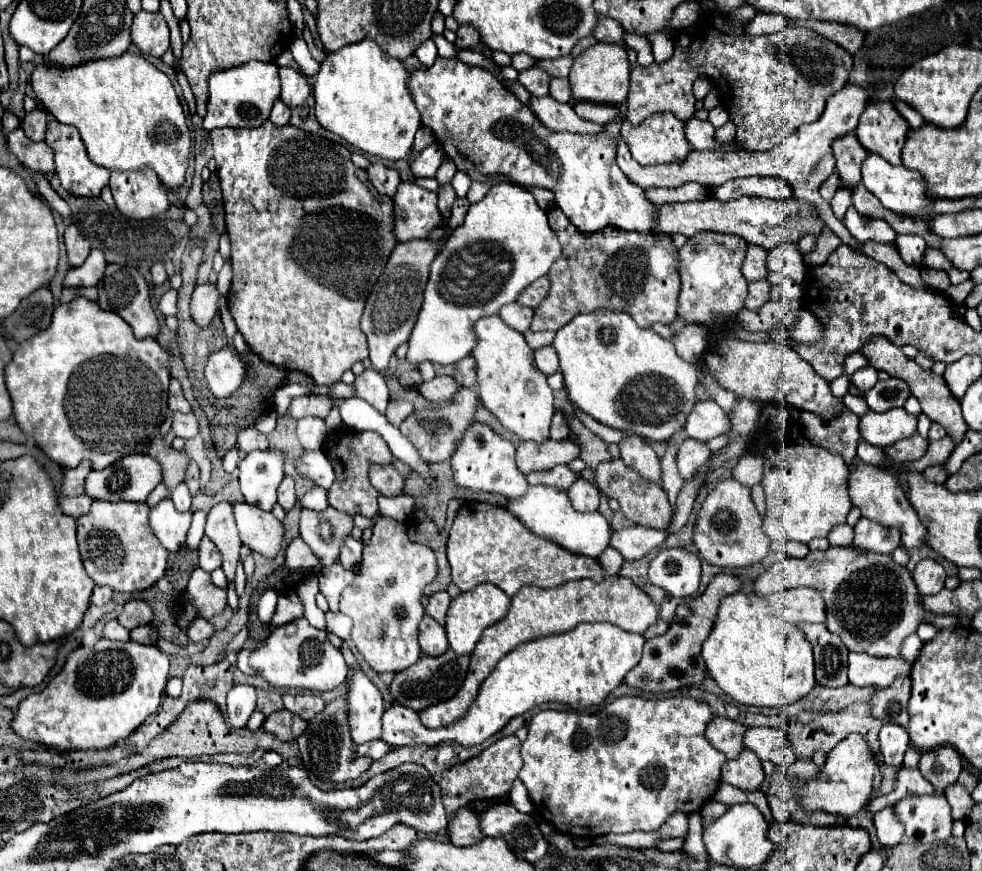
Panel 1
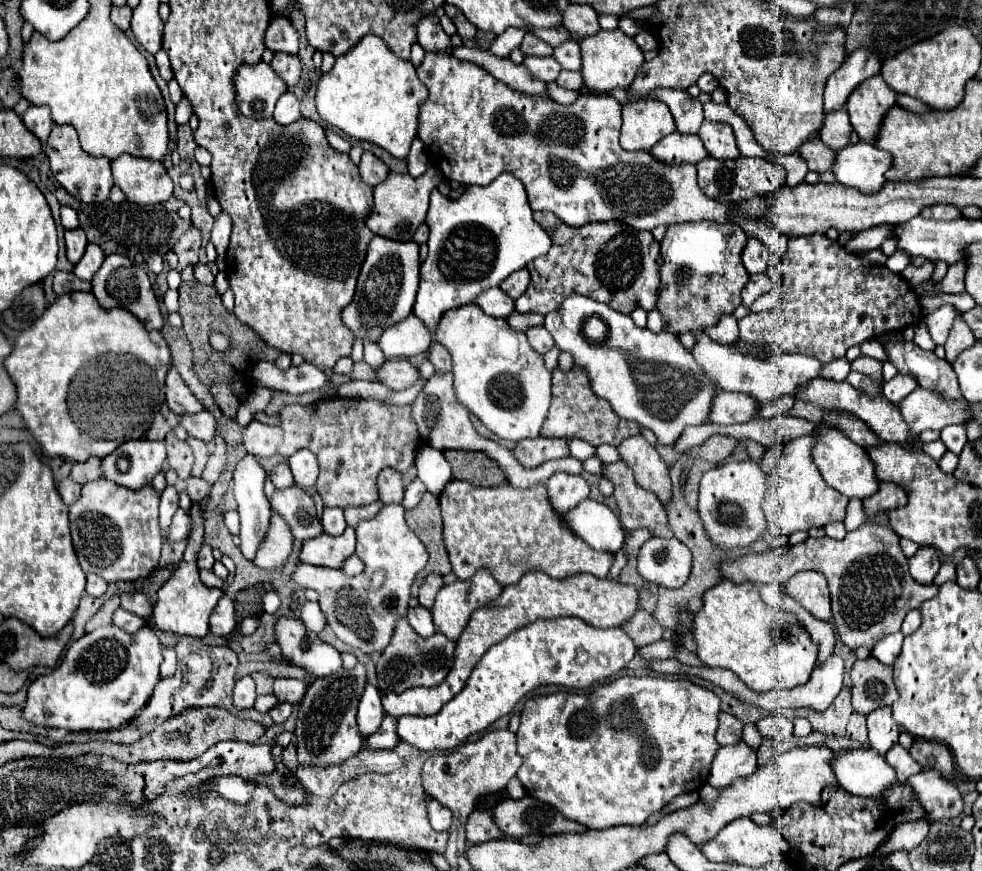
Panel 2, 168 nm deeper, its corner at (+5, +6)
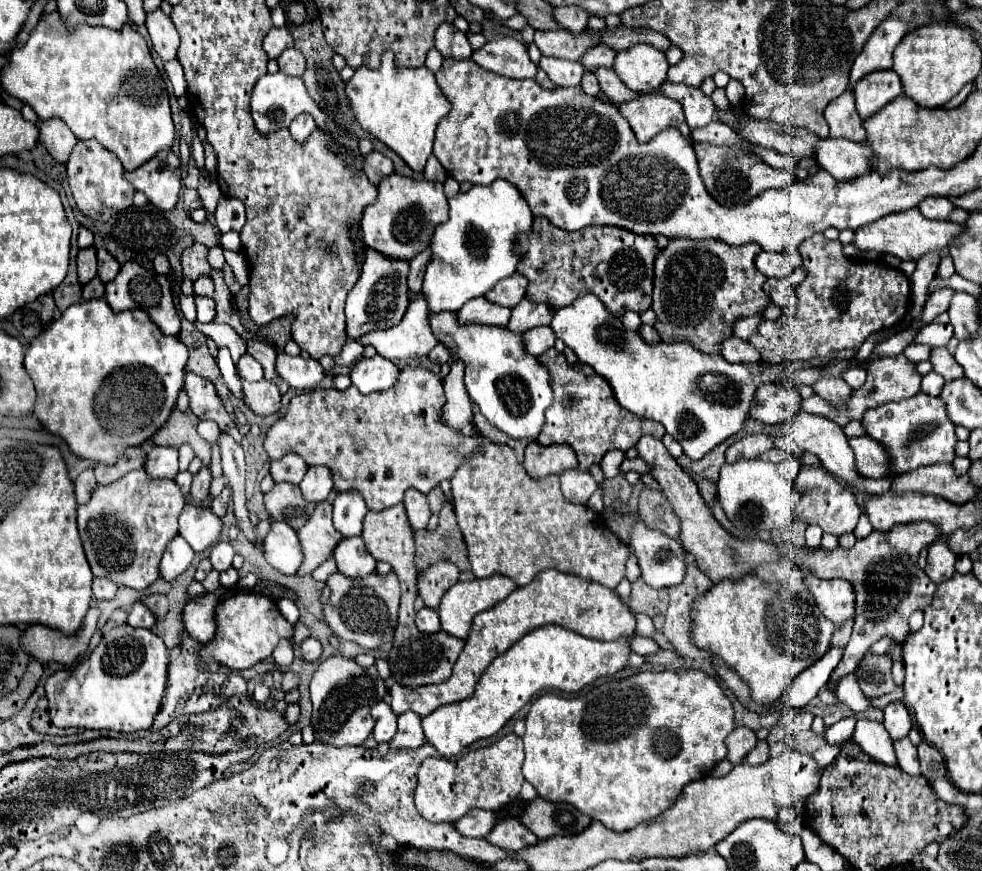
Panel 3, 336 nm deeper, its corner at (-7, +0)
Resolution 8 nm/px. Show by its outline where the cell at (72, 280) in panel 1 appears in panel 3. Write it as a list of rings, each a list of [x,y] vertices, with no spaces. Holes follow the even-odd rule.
[[[97,249],[97,263],[99,263],[99,279],[103,283],[109,283],[111,279],[115,279],[115,275],[121,269],[117,259],[113,255],[109,255],[109,251],[105,251],[105,249]]]

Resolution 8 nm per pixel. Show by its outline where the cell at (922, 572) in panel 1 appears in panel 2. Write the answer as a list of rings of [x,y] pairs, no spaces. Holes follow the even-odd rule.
[[[919,547],[919,551],[909,559],[911,575],[923,585],[933,583],[937,571],[939,571],[939,565],[941,565],[941,561],[933,547]]]

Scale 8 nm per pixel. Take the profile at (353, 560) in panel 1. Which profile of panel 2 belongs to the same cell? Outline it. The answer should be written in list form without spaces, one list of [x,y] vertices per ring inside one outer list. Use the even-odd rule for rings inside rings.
[[[325,507],[321,523],[323,523],[325,533],[329,533],[331,537],[339,537],[345,531],[345,527],[347,527],[345,517],[343,517],[343,509],[339,509],[339,507],[333,507],[333,509]]]

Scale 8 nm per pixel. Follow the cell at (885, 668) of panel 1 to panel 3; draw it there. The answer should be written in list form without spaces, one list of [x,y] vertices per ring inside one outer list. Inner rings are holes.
[[[853,675],[843,677],[837,683],[837,687],[833,689],[833,693],[839,697],[839,703],[851,707],[855,713],[861,713],[861,711],[869,709],[869,699],[861,693],[861,689],[857,685],[857,679]]]

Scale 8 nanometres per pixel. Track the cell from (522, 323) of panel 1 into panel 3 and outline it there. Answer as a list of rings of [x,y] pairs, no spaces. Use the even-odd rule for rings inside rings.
[[[485,297],[481,299],[471,299],[461,307],[459,313],[455,313],[461,321],[465,323],[481,323],[481,325],[493,325],[493,327],[505,327],[511,315],[511,309],[495,305],[487,301]]]

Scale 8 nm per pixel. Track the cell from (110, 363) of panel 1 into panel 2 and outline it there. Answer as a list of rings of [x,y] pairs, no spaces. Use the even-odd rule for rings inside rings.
[[[91,293],[61,295],[43,317],[19,333],[5,369],[17,387],[15,409],[33,433],[43,455],[85,461],[91,455],[105,457],[127,439],[145,439],[153,417],[165,403],[165,377],[171,355],[159,331],[147,331],[133,313],[113,307],[101,309]]]

